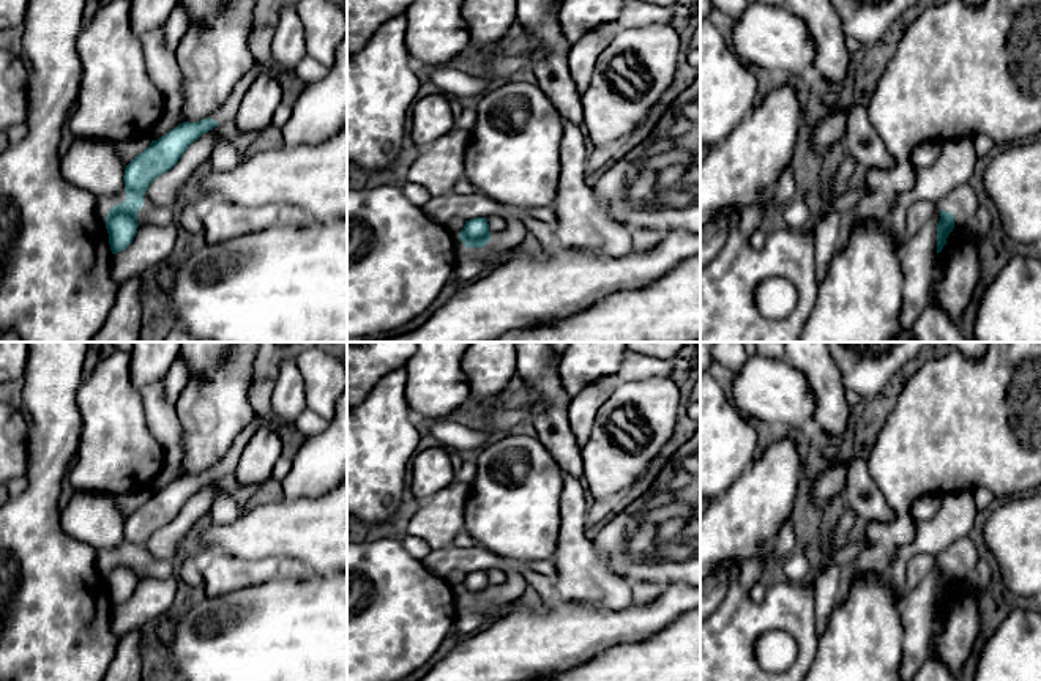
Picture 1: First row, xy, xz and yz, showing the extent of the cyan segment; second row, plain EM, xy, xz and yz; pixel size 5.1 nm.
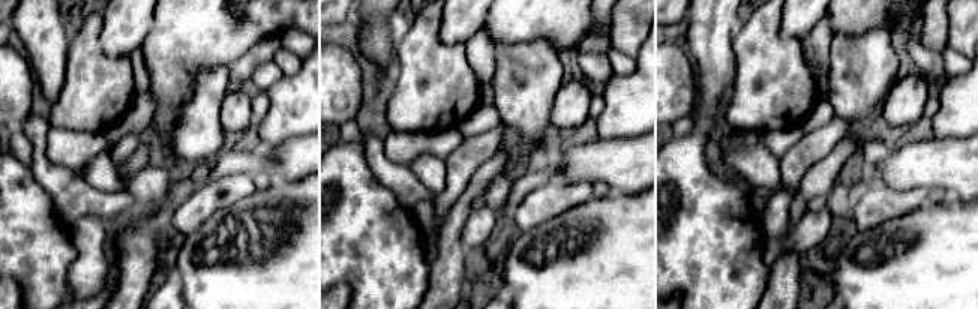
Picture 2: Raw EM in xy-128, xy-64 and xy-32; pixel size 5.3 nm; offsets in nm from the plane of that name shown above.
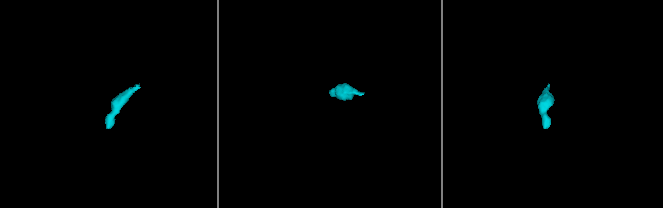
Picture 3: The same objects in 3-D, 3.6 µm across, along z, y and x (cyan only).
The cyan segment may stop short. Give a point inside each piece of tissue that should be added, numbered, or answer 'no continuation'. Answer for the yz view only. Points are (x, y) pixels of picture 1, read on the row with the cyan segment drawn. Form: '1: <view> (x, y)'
no continuation

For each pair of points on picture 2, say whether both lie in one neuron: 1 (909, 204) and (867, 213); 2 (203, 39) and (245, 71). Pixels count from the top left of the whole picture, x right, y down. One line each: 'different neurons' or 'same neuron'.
1: same neuron
2: different neurons

